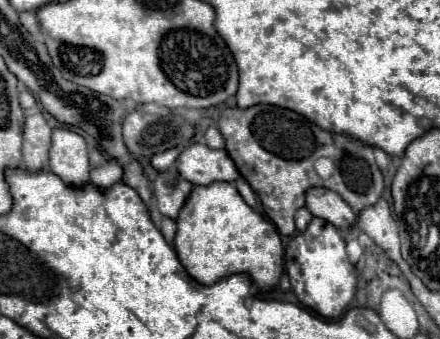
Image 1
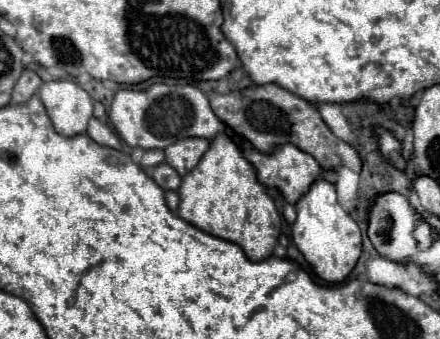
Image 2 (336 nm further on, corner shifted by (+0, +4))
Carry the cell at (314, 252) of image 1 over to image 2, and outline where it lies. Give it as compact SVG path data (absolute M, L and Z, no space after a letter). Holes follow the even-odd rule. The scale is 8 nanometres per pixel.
M325 179L313 181L309 191L295 203L295 209L297 209L297 219L293 223L295 245L321 279L329 283L343 281L353 271L361 255L361 231L359 225L351 219L351 215L339 205L335 187Z

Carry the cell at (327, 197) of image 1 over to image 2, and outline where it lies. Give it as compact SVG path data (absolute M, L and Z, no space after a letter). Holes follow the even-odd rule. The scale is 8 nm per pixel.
M239 137L239 139L241 139L241 145L243 145L243 155L245 155L245 159L247 159L249 163L253 163L253 167L257 169L259 181L261 181L263 185L267 185L267 187L277 187L277 189L283 193L283 197L285 197L287 203L295 203L301 195L305 195L305 193L309 191L311 183L321 177L321 167L319 167L319 163L313 159L313 155L301 151L301 149L295 147L293 143L283 143L283 145L275 147L271 153L261 153L261 151L257 151L247 139L243 139L243 137Z

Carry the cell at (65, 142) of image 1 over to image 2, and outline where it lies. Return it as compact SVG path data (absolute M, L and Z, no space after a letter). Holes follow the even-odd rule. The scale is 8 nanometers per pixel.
M47 81L39 87L39 99L49 111L57 133L79 135L87 131L87 123L93 115L93 99L75 81Z

